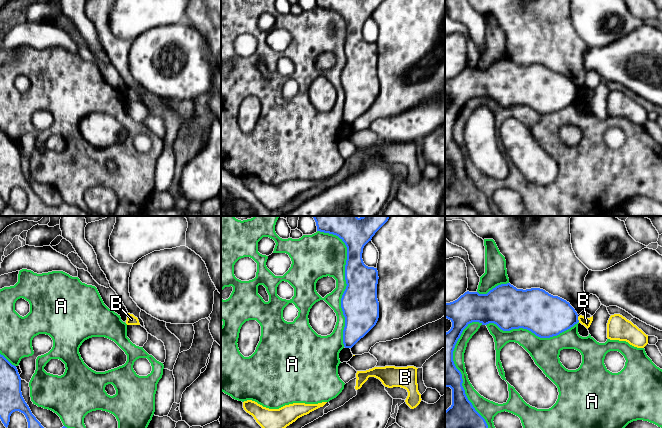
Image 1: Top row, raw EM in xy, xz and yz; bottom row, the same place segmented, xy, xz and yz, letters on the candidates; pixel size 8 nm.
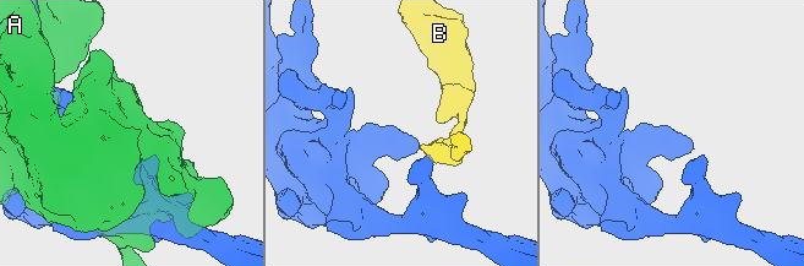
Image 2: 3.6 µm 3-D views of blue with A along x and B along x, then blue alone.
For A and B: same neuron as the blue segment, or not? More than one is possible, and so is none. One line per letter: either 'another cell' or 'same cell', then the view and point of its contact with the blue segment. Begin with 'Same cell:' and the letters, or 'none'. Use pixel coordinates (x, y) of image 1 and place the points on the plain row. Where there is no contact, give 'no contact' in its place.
Same cell: none
A: another cell; meets blue in xz at (346, 57)
B: another cell; meets blue in yz at (577, 95)

